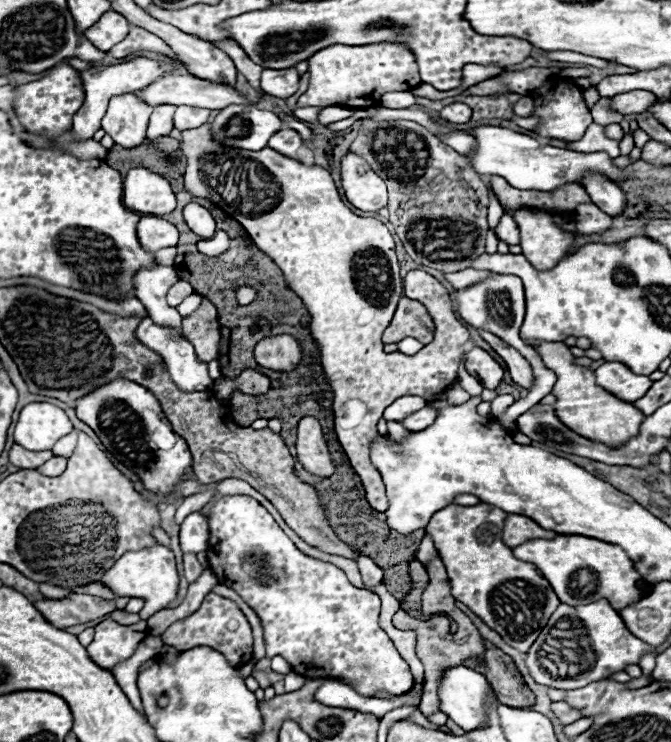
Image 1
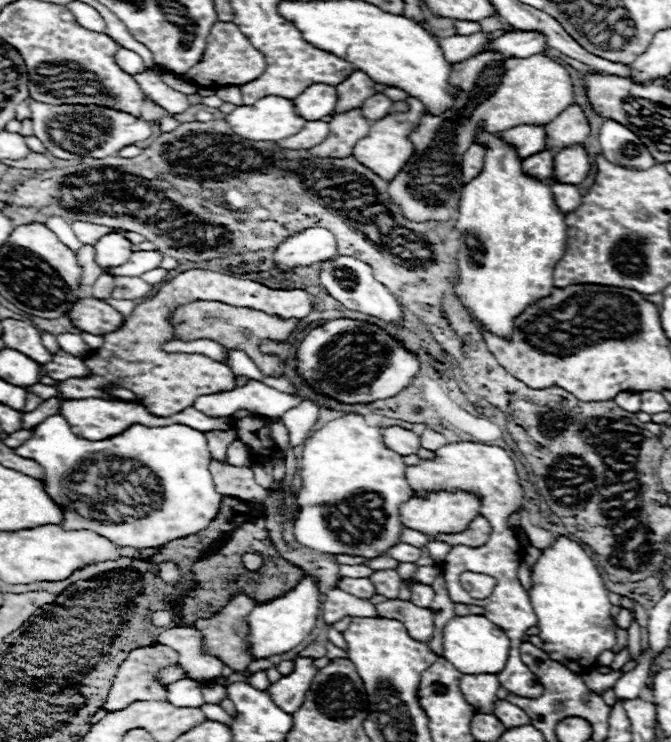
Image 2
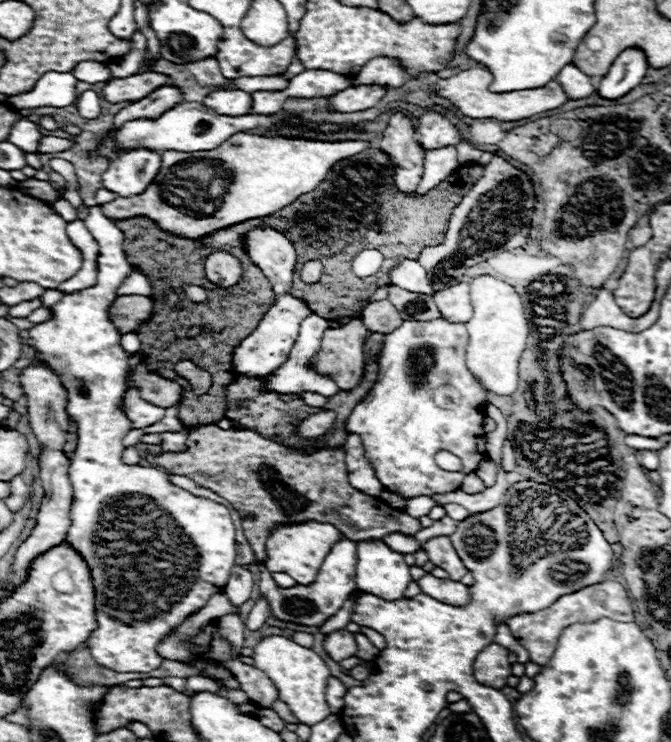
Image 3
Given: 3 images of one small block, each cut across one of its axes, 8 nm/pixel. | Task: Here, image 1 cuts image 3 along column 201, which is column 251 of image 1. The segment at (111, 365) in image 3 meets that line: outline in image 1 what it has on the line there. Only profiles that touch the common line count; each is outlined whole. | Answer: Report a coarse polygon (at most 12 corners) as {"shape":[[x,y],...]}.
{"shape":[[250,496],[210,508],[208,566],[266,658],[362,696],[414,686],[380,598]]}

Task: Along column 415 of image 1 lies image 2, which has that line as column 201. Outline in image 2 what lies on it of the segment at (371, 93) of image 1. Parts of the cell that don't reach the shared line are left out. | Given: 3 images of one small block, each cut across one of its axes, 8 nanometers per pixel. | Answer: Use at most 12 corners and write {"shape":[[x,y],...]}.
{"shape":[[216,22],[202,60],[180,78],[240,86],[266,68],[234,22]]}

